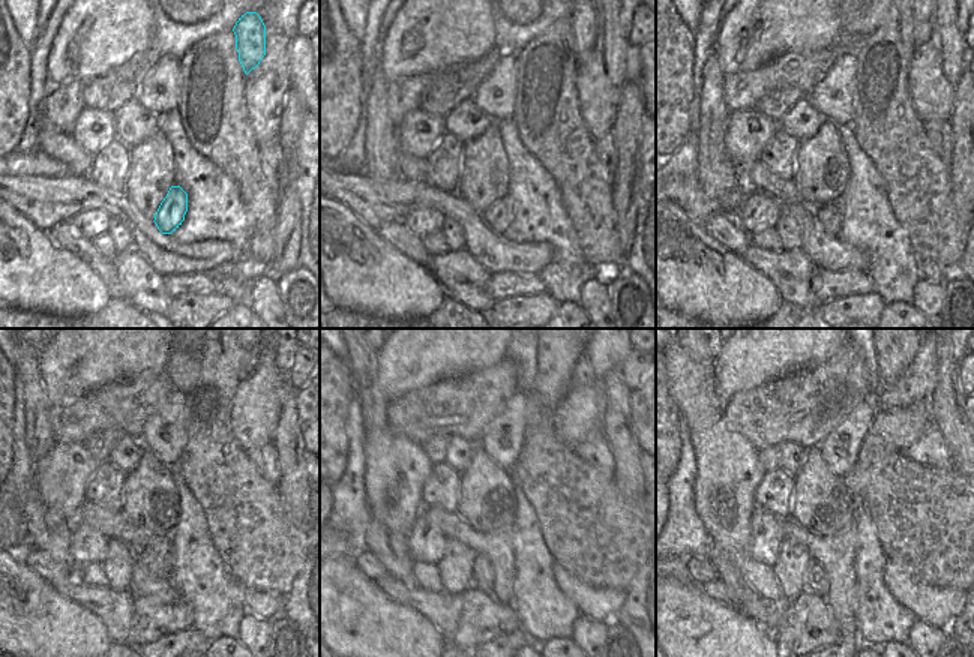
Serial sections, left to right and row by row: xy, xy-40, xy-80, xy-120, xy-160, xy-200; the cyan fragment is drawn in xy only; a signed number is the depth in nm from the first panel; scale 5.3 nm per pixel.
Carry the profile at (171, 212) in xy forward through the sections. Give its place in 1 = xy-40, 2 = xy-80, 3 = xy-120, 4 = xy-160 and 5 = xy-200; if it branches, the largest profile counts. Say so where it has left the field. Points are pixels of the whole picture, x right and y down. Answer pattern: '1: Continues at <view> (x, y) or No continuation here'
1: Continues at xy-40 (499, 216)
2: Continues at xy-80 (830, 215)
3: Continues at xy-120 (156, 564)
4: Continues at xy-160 (482, 567)
5: Continues at xy-200 (817, 582)

